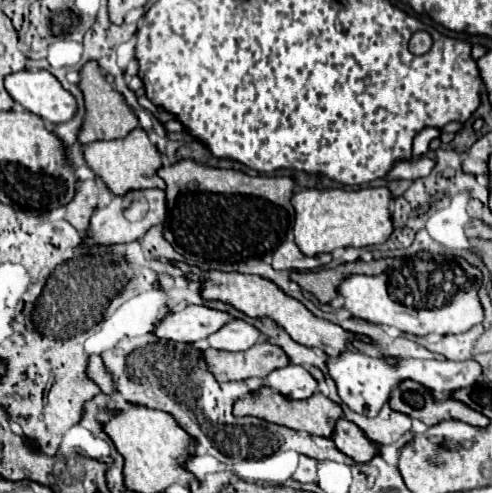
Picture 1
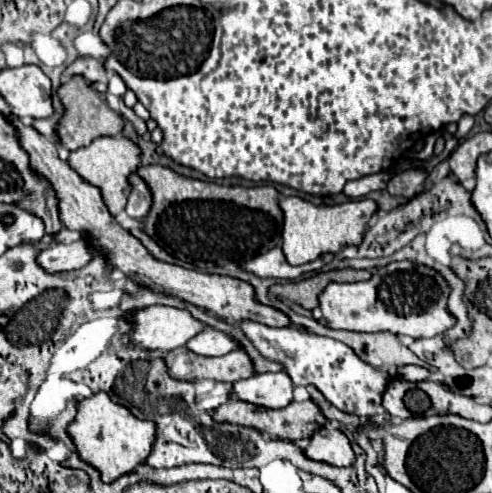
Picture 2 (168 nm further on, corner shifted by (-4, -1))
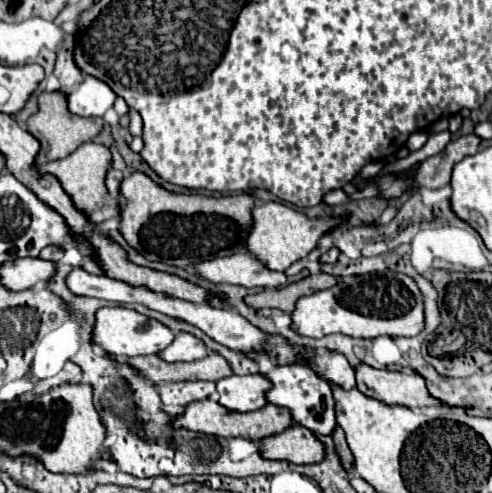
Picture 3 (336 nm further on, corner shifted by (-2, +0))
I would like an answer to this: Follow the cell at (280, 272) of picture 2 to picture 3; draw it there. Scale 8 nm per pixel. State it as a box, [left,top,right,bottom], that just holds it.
[194,252,286,288]

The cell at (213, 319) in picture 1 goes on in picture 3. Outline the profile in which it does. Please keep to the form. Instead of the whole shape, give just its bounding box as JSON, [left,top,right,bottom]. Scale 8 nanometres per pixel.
[92,308,176,356]

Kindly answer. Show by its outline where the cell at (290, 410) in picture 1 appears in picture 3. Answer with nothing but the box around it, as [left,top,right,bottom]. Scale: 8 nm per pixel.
[172,400,292,442]

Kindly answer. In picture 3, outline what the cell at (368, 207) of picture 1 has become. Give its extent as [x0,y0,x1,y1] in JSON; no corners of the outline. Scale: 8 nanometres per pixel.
[242,202,340,272]

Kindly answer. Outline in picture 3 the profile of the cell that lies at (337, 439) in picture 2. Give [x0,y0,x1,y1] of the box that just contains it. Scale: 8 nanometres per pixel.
[258,426,324,464]

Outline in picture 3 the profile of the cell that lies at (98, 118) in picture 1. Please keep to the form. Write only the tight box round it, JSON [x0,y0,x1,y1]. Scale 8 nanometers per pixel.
[24,92,102,168]

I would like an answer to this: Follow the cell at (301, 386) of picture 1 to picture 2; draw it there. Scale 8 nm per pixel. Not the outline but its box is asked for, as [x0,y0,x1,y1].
[234,373,294,409]

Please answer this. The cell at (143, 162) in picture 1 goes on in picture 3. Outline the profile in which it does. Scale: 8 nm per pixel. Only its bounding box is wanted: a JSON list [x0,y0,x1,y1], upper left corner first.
[38,142,118,224]

